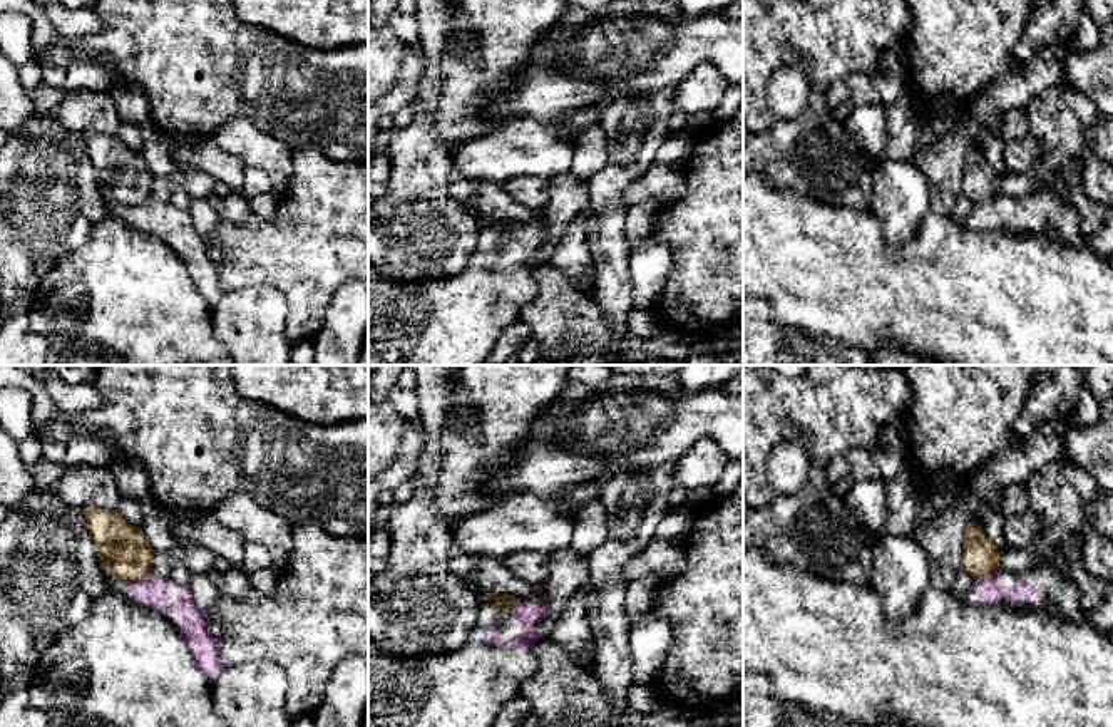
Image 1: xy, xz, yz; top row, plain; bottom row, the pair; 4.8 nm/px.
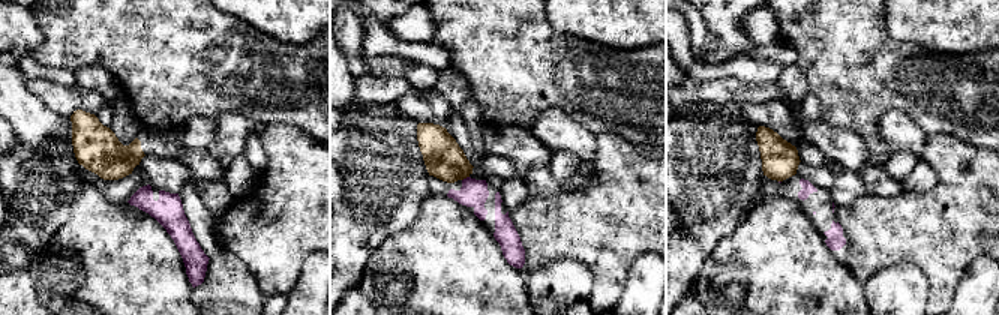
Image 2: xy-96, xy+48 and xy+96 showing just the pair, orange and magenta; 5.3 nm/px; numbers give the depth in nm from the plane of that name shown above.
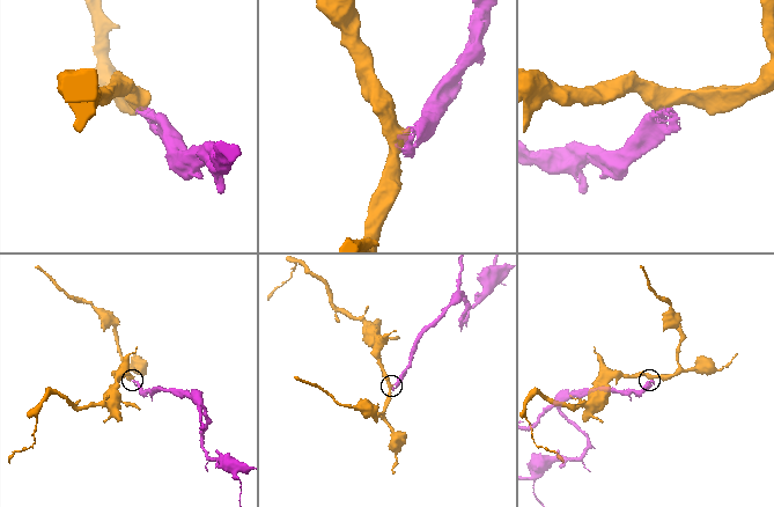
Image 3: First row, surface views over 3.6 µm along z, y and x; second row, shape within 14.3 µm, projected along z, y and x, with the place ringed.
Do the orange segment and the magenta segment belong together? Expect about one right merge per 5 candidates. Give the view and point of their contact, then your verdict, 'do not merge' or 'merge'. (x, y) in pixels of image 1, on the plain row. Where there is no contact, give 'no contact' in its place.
xy (134, 205) | do not merge

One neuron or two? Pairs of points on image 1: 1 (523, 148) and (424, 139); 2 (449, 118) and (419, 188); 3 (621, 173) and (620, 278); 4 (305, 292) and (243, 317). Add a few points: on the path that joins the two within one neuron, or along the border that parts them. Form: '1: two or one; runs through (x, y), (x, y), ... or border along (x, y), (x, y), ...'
1: two; border along (451, 153), (451, 168), (456, 176)
2: two; border along (434, 106), (435, 136), (451, 153)
3: one; runs through (610, 200), (610, 252)
4: two; border along (248, 285), (270, 285), (283, 295), (290, 339)

